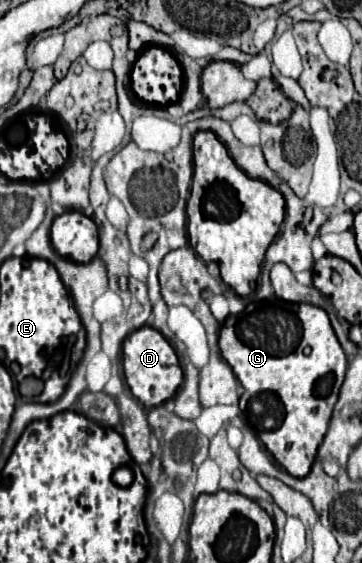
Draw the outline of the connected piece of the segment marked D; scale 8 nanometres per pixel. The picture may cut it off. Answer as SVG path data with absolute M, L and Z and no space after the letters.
M142 326L136 332L132 332L124 340L122 354L124 354L122 364L124 364L124 376L128 382L128 388L146 408L160 406L162 402L170 400L176 394L176 390L180 388L184 374L182 374L178 356L174 352L174 348L168 344L168 340L164 340L164 336L160 336L160 332L156 332L156 328Z

